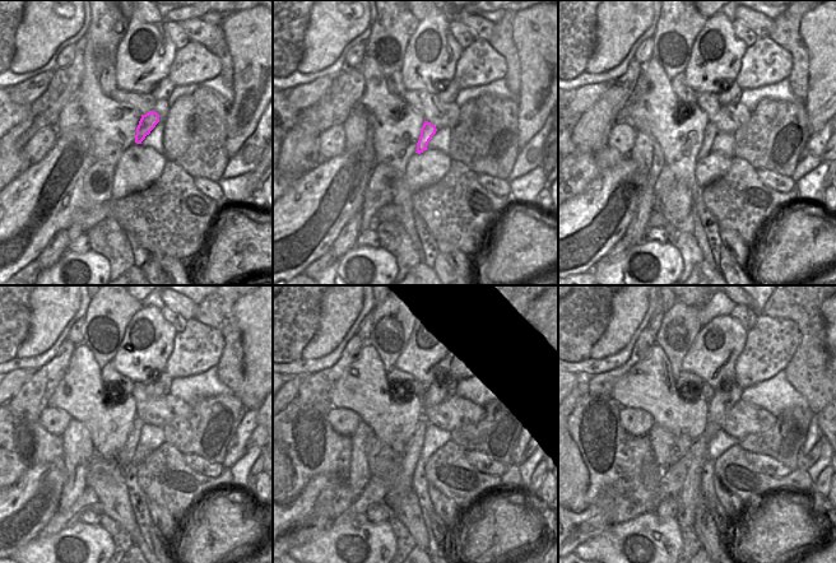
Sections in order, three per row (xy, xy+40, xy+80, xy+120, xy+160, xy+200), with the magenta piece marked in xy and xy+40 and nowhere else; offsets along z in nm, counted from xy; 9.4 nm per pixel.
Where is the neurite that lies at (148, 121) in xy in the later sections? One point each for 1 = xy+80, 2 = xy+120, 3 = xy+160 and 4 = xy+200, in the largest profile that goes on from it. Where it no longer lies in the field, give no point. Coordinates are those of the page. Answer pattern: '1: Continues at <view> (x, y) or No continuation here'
1: Continues at xy+80 (711, 130)
2: Continues at xy+120 (124, 457)
3: Continues at xy+160 (404, 469)
4: Continues at xy+200 (690, 496).

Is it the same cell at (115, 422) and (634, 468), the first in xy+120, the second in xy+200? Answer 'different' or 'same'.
different

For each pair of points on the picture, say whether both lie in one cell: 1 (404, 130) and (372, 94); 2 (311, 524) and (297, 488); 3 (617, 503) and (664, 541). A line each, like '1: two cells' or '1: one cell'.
1: one cell
2: two cells
3: two cells

